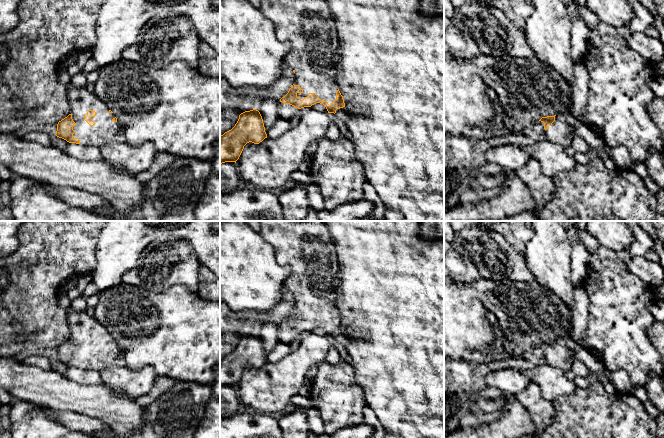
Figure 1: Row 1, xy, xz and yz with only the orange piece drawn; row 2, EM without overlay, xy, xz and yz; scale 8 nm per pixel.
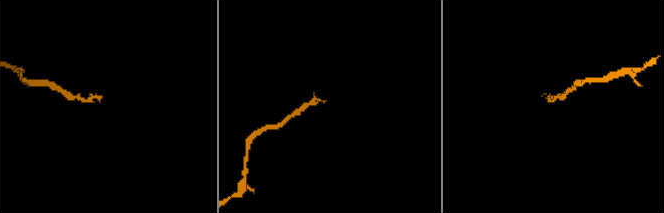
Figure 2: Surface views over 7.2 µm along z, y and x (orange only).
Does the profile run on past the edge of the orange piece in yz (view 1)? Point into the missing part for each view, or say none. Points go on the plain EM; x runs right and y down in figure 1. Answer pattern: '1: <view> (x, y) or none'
1: yz (460, 375)

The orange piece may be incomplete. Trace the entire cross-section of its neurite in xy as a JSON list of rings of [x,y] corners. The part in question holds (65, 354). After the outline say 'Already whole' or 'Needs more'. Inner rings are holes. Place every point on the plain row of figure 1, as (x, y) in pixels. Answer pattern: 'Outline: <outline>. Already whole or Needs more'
Outline: [[[71,305],[66,312],[71,336],[58,346],[57,361],[81,369],[125,366],[125,356],[116,338],[95,317],[85,311],[77,312]]]. Needs more

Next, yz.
Outline: [[[562,338],[547,340],[526,351],[523,356],[513,356],[505,341],[507,356],[502,359],[487,359],[475,362],[466,359],[444,358],[444,396],[458,392],[482,391],[488,387],[485,375],[501,369],[520,371],[534,369],[543,365],[558,367],[564,372],[572,370],[573,355],[567,350]]]. Needs more

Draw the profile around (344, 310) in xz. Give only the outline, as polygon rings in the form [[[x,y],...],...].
[[[324,221],[335,243],[340,279],[336,306],[345,327],[344,346],[355,371],[358,385],[363,389],[367,409],[372,410],[385,431],[385,438],[444,438],[444,239],[427,240],[420,237],[420,221]]]

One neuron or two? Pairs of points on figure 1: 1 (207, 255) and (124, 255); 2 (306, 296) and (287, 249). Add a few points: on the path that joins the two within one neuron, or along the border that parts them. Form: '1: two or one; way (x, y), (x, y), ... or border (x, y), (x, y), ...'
1: one; way (188, 234), (186, 232), (150, 232), (145, 236)
2: one; way (305, 284), (302, 264), (299, 261)

